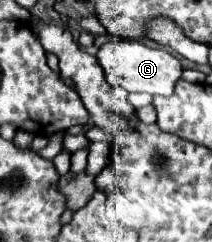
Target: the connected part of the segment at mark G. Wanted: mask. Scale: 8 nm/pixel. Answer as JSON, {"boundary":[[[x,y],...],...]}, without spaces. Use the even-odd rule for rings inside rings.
{"boundary":[[[115,40],[101,46],[97,52],[99,64],[105,70],[105,78],[111,86],[125,88],[127,92],[149,92],[153,96],[171,96],[175,84],[183,76],[183,66],[179,58],[161,48],[149,48],[135,40]]]}

